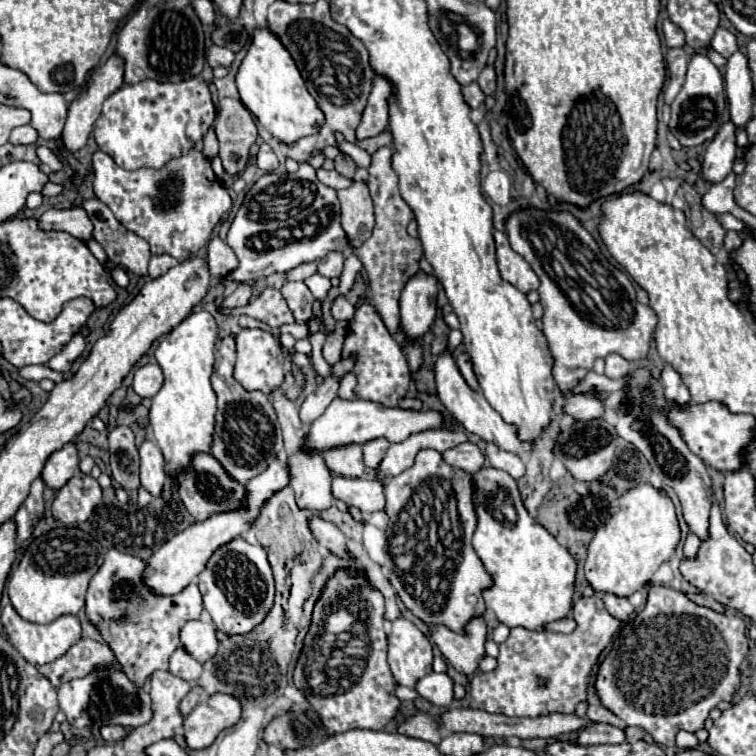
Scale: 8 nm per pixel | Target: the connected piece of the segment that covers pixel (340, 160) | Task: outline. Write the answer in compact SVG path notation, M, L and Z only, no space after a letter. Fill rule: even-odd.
M338 153L338 157L334 159L334 163L336 163L336 171L338 171L342 177L348 177L348 179L354 177L356 163L352 161L350 155L346 155L346 153Z

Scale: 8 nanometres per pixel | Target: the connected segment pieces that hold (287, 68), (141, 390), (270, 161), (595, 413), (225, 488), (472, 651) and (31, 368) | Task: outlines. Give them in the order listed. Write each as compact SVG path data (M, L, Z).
M268 29L254 31L252 45L238 69L236 85L242 103L280 143L290 145L306 135L318 133L318 129L324 125L324 113L316 105L314 97L308 93L294 59Z
M156 363L142 365L134 373L134 391L140 397L154 397L162 387L162 381L164 381L162 369Z
M266 143L260 145L258 157L256 157L256 165L258 165L262 171L266 171L266 173L278 169L278 159L276 159L274 151L270 149L270 145L266 145Z
M586 393L586 395L564 395L564 411L570 413L574 419L578 421L590 421L590 419L598 419L604 413L604 405L602 401L594 395L594 393Z
M194 453L194 461L190 461L190 469L186 469L186 473L178 473L178 477L174 477L174 483L178 485L176 495L180 497L182 505L198 521L208 519L212 513L230 511L230 509L240 507L246 495L244 487L232 477L228 477L222 465L210 453Z
M472 617L466 623L464 633L454 633L444 625L430 625L430 637L442 651L442 655L452 663L460 673L472 675L478 669L484 653L486 641L486 619Z
M28 365L28 367L22 367L18 371L18 375L28 379L28 381L40 381L40 379L44 379L48 375L46 369L48 369L46 365Z

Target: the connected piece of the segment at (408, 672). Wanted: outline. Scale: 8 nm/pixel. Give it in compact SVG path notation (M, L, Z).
M408 619L392 623L388 643L388 665L400 685L414 687L416 681L432 671L432 643Z

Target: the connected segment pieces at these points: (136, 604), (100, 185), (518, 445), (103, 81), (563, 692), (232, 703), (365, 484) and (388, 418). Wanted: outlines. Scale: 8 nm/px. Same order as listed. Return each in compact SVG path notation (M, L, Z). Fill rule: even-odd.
M110 549L104 557L102 567L90 579L86 593L88 621L110 645L110 649L122 663L126 677L138 687L142 687L156 669L168 669L170 655L180 647L182 625L190 619L200 619L202 615L202 595L196 583L190 583L174 597L158 597L158 593L150 593L150 589L142 585L144 569L144 559Z
M190 149L186 155L168 161L162 169L136 169L126 171L114 163L108 153L96 151L92 155L94 169L94 195L106 203L114 217L132 233L142 237L154 255L168 253L178 261L186 261L200 247L204 247L220 223L222 215L232 207L230 195L220 179L212 171L210 159L200 149ZM178 179L180 187L172 189L176 193L178 205L164 211L158 209L158 183Z
M444 349L438 355L438 359L434 363L434 375L436 375L436 389L438 389L438 397L440 397L442 405L448 409L448 413L456 421L460 421L466 427L466 431L480 435L484 441L490 441L490 443L498 445L500 449L504 449L504 451L512 451L512 453L532 451L530 443L524 443L524 441L518 439L516 427L504 423L504 419L490 407L490 403L484 399L484 395L480 391L472 391L466 385L462 373L460 373L460 369L458 369L458 365L456 365L456 361L454 361L454 357L448 349Z
M112 55L102 67L96 67L92 73L90 73L90 79L88 79L88 85L86 89L82 91L82 95L78 95L78 99L74 99L68 107L68 119L66 119L66 125L64 125L64 131L62 131L62 143L68 151L76 153L78 149L82 149L88 141L88 135L100 115L100 109L102 109L102 103L106 97L110 97L116 89L122 87L122 77L124 77L124 61L116 55Z
M598 595L580 597L572 605L572 617L576 629L572 633L548 633L548 631L528 631L522 627L510 629L510 637L500 645L498 667L490 673L476 673L470 681L470 707L488 713L504 713L508 717L538 717L546 713L574 713L580 701L586 701L588 675L596 665L600 653L610 643L612 635L620 629L620 621L610 617L602 599Z
M214 693L204 697L196 709L184 719L184 737L190 749L206 749L214 743L216 735L238 723L242 705L236 697Z
M334 475L332 495L348 505L358 507L362 513L374 513L384 509L384 485L380 481L346 479Z
M336 397L328 409L324 411L322 417L318 417L312 427L306 433L304 439L304 449L308 453L312 451L328 451L334 447L342 447L342 445L364 445L372 439L384 437L390 443L400 443L404 441L408 435L412 433L420 433L426 429L436 429L442 425L442 417L436 411L410 411L410 409L400 409L400 407L384 407L380 403L374 401L364 401L364 399L340 399Z

